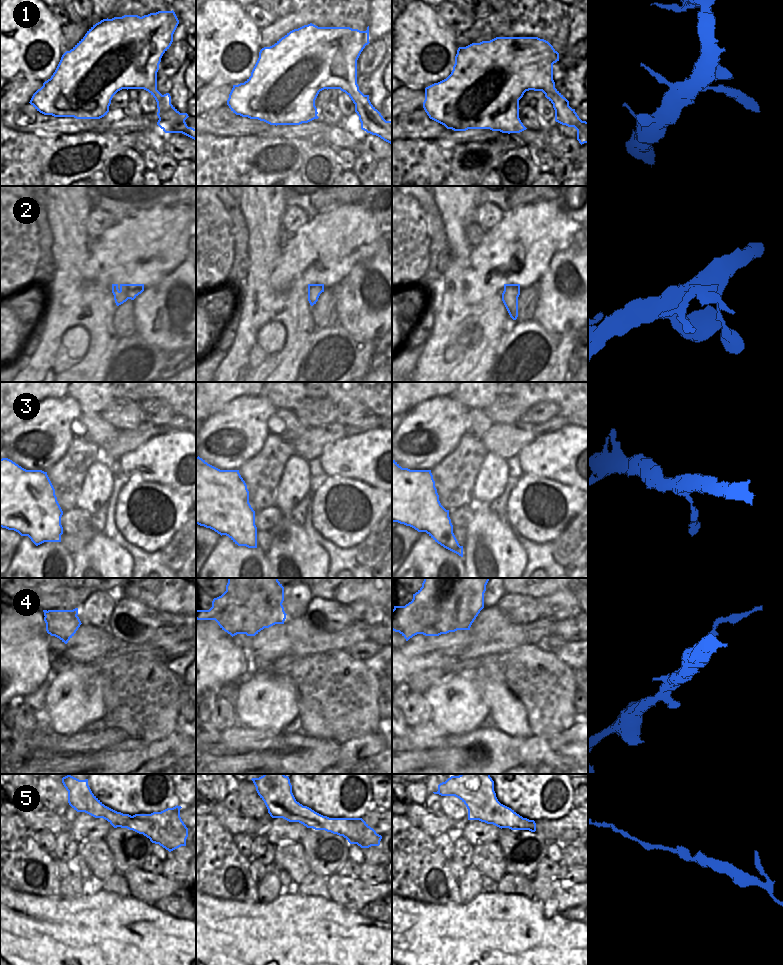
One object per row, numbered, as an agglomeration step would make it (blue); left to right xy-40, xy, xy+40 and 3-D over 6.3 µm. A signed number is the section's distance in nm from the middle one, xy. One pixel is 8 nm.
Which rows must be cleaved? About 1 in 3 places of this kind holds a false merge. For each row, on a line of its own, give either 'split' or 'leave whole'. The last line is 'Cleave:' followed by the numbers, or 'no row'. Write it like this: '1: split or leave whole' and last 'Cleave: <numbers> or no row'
1: leave whole
2: split
3: leave whole
4: split
5: leave whole
Cleave: 2, 4

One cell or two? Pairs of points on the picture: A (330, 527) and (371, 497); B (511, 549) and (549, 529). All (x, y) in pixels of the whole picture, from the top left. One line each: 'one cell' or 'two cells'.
A: one cell
B: two cells

